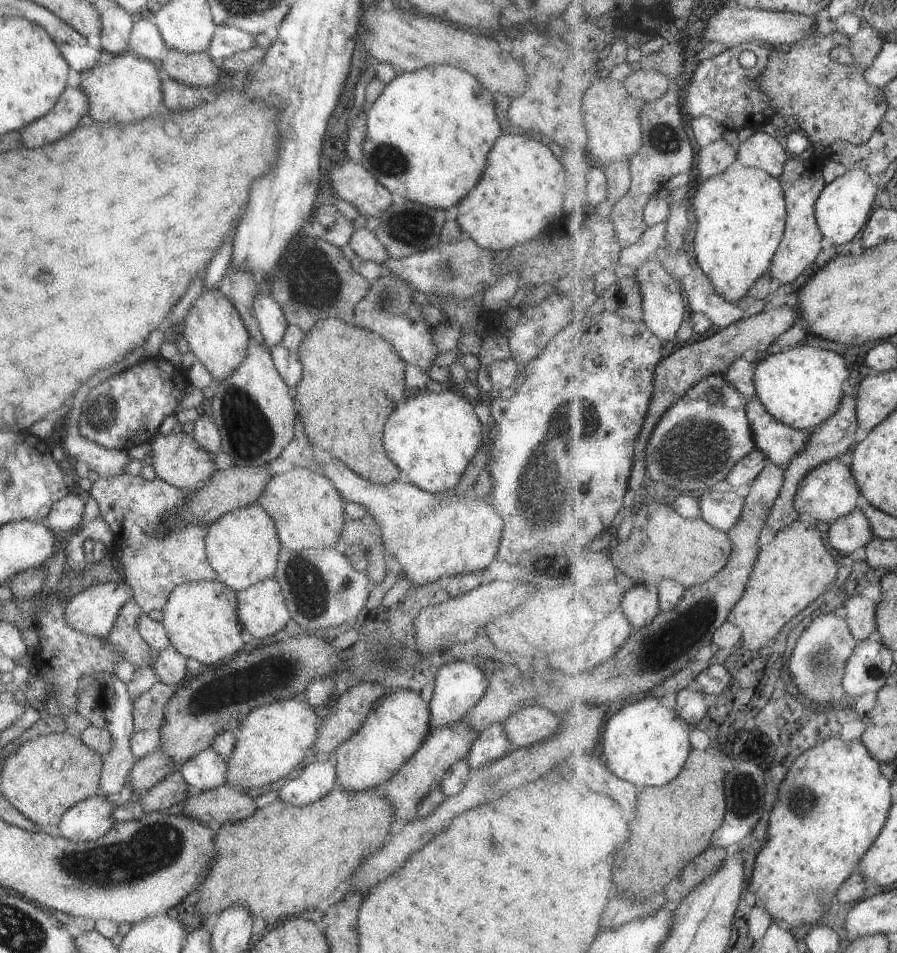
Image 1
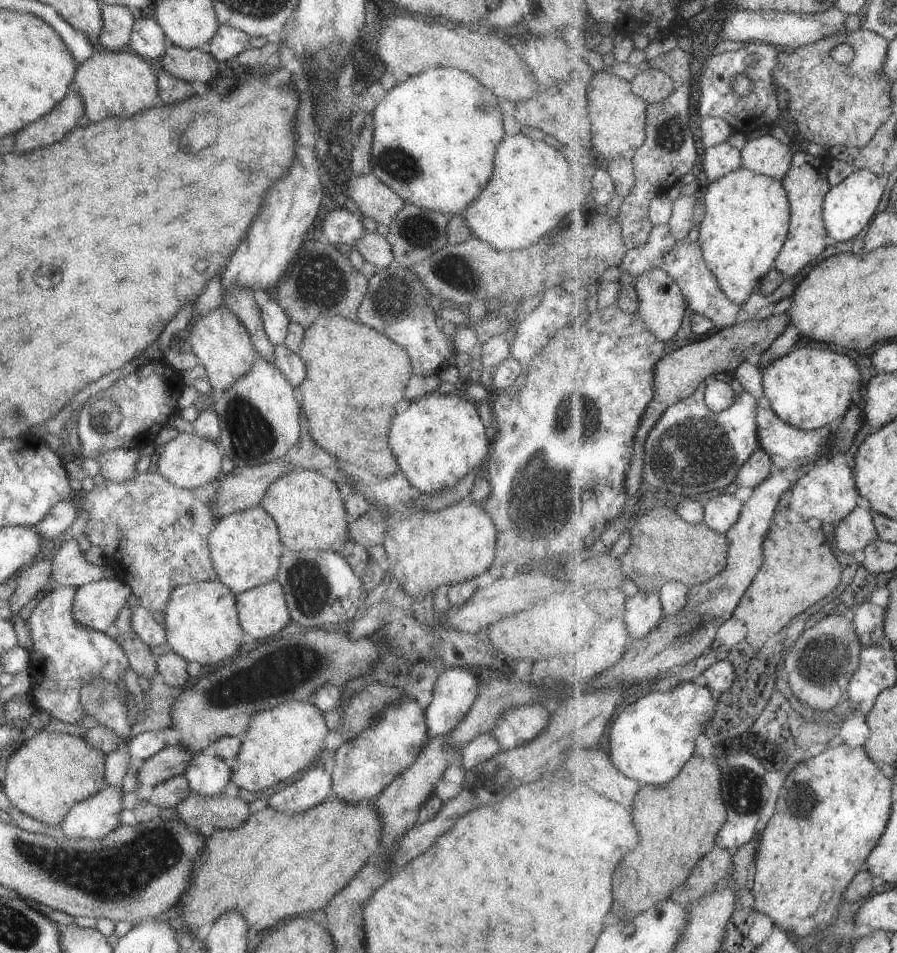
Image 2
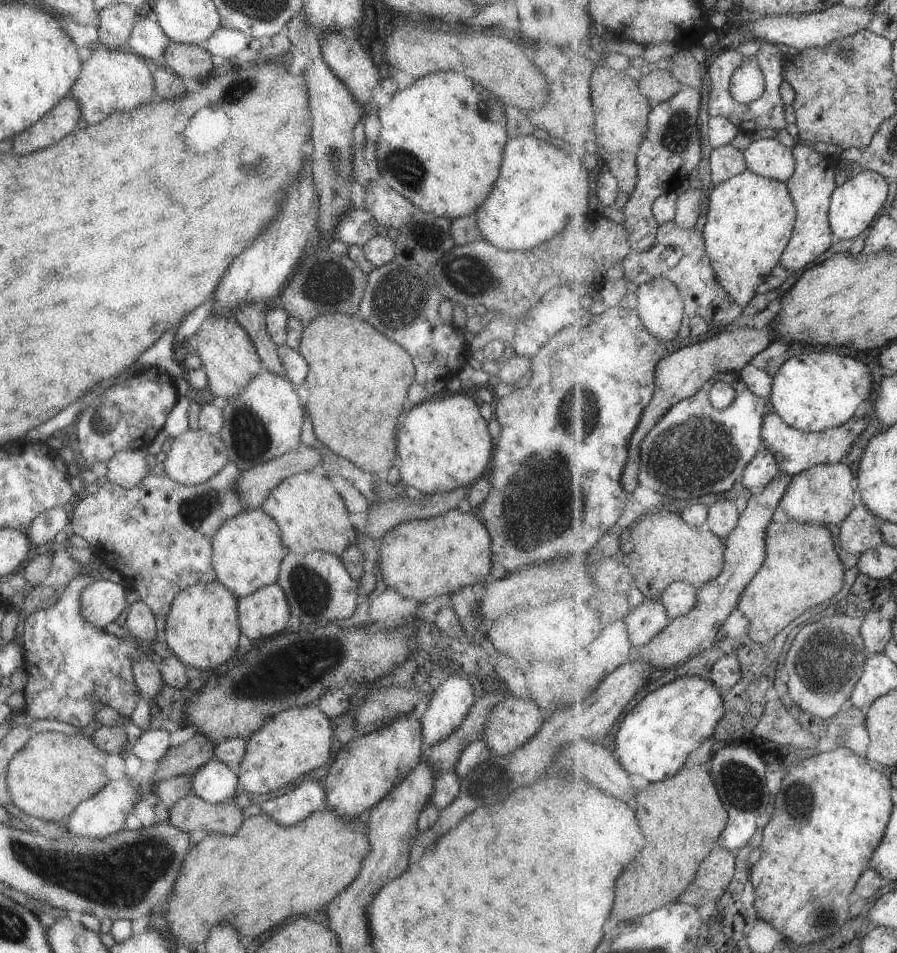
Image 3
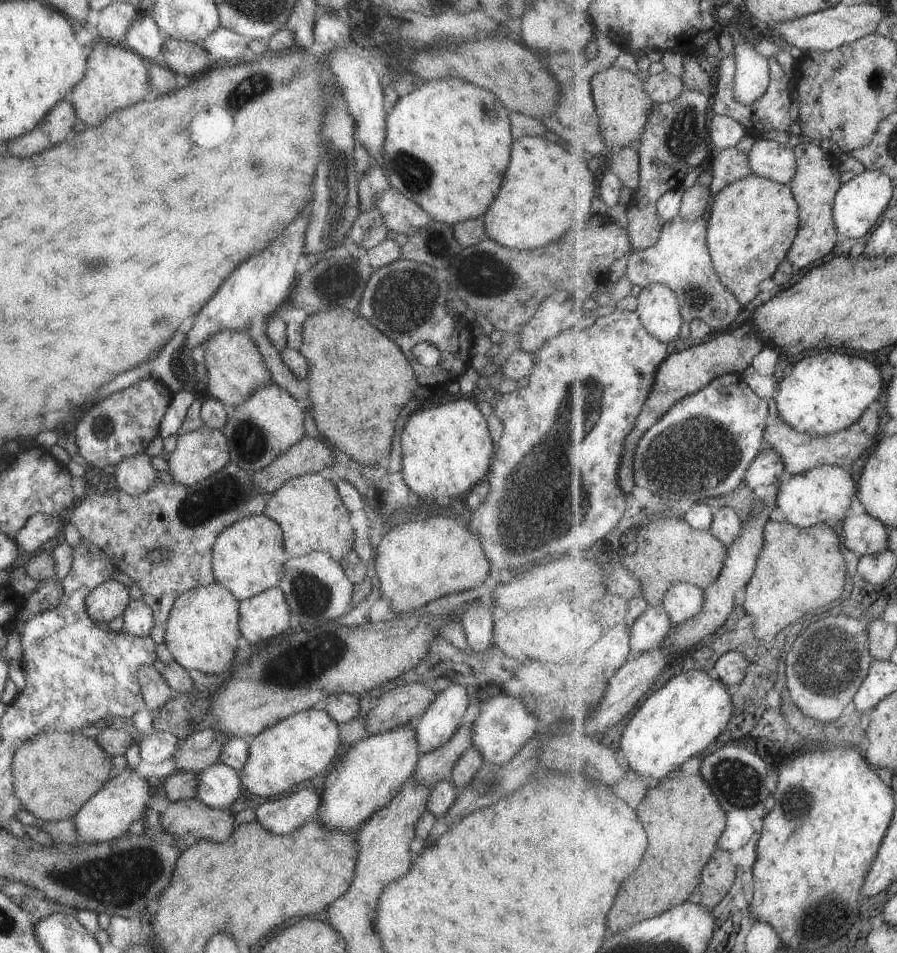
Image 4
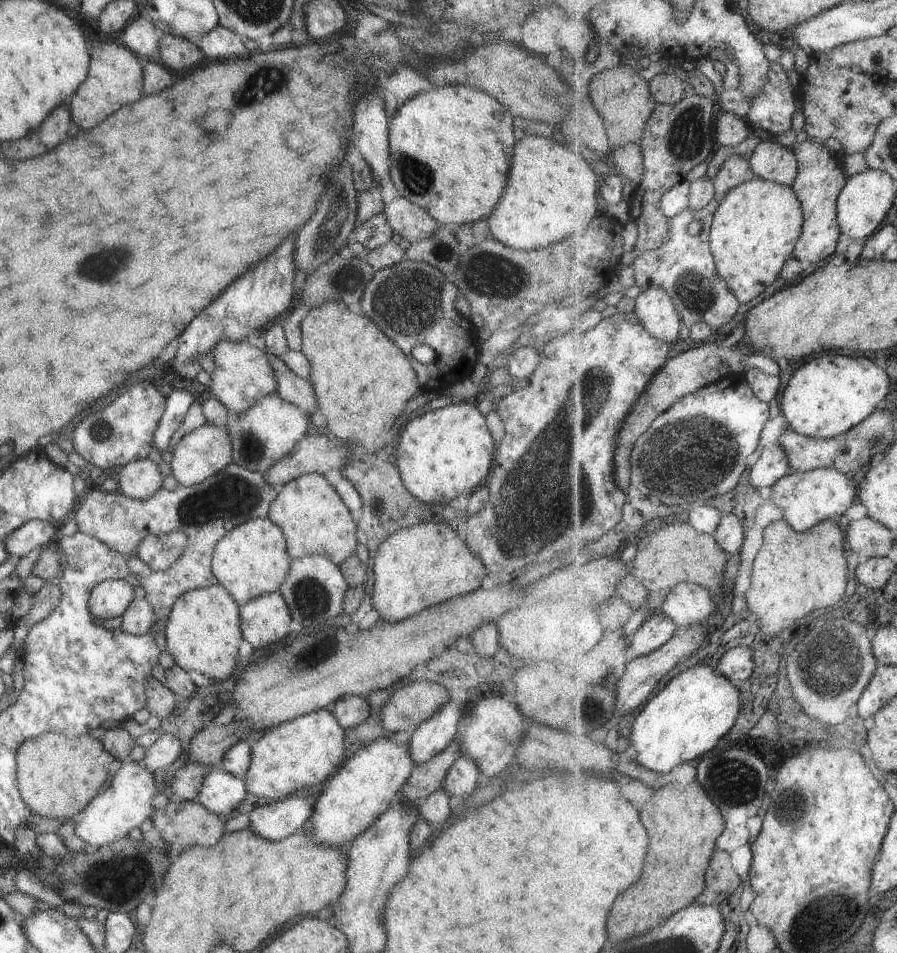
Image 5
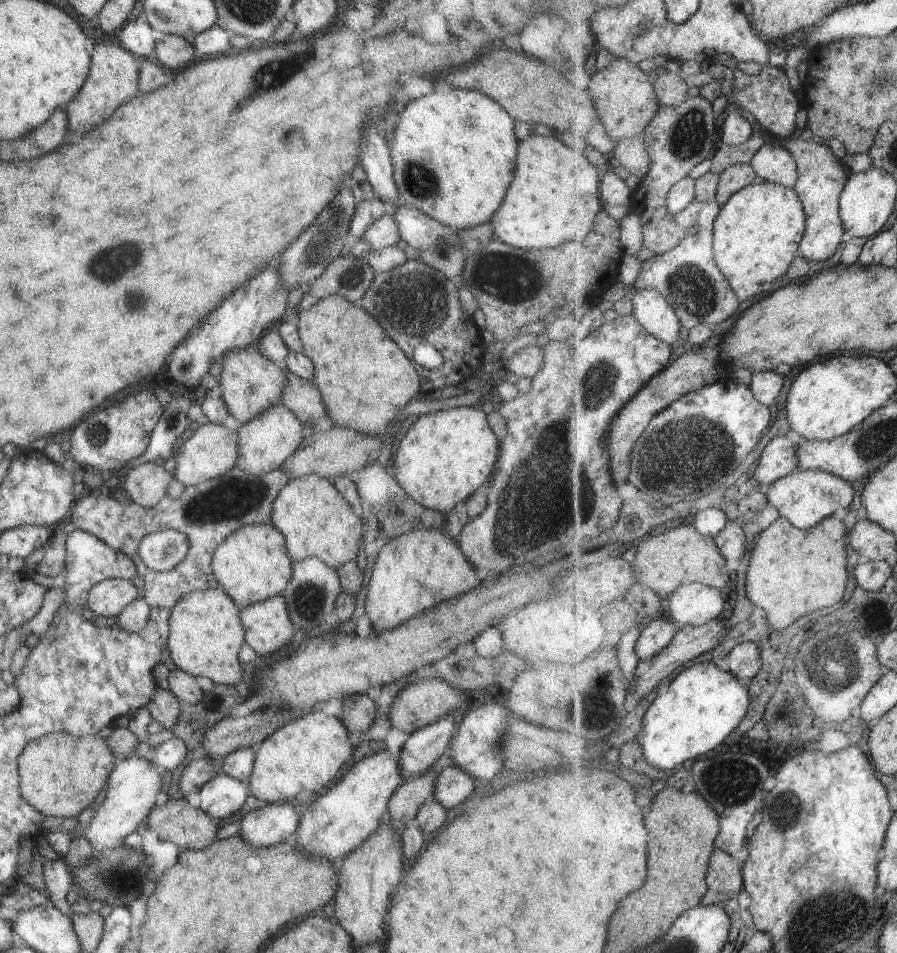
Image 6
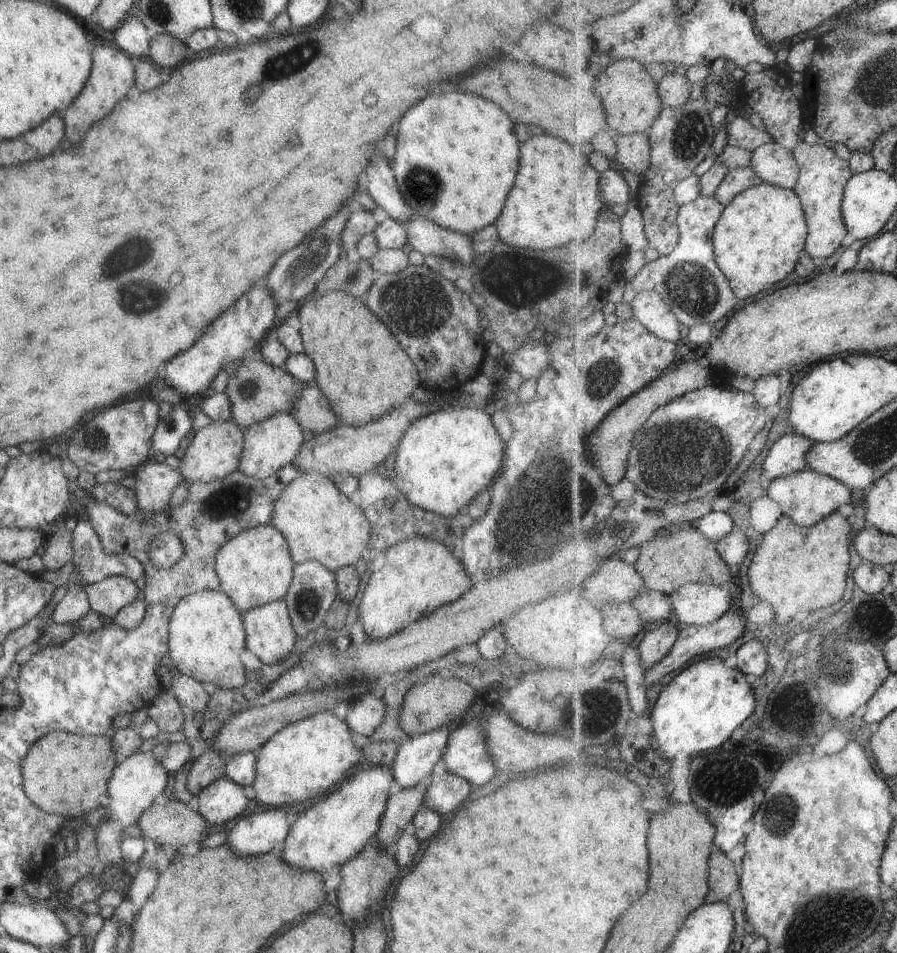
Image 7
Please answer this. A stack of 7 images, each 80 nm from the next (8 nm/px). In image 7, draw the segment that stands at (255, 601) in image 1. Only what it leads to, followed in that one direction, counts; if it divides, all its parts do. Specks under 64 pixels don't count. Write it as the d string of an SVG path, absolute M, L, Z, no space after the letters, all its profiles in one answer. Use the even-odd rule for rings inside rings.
M283 599L240 613L244 628L244 648L263 664L283 660L297 639Z

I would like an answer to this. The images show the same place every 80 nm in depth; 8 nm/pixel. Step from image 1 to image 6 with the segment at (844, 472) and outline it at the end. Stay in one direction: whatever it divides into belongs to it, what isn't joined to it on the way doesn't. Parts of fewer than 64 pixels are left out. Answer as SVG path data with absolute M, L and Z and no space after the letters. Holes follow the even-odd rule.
M801 468L776 480L765 495L767 502L776 508L780 516L787 517L795 527L805 530L832 517L839 508L849 508L855 500L855 490L847 479L825 471Z

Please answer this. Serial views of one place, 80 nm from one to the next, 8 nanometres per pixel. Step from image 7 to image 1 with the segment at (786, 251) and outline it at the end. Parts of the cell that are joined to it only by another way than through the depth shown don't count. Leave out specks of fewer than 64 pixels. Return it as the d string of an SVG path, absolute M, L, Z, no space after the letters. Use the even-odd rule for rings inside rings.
M737 162L723 174L699 182L692 202L693 220L696 222L693 248L700 265L716 289L728 301L739 304L750 294L756 282L770 272L773 257L784 239L788 206L781 181L764 170L746 167Z

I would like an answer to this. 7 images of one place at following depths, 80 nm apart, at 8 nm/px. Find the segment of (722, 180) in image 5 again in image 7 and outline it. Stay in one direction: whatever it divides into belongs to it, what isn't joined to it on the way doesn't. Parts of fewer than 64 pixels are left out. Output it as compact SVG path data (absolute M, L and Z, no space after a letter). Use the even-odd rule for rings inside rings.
M752 166L731 169L715 195L725 206L729 206L736 196L763 182L764 180L753 170Z

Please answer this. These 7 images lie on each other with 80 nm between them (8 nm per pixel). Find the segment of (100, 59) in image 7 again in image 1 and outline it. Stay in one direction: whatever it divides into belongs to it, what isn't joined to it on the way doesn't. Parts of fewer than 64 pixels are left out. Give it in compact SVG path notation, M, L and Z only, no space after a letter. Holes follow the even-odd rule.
M125 50L125 52L116 55L110 55L108 61L101 58L103 61L93 63L89 68L79 73L79 84L81 92L85 95L87 101L86 115L93 122L107 122L107 120L115 120L115 122L131 122L143 116L149 116L155 112L157 104L162 102L162 94L160 91L160 71L155 62L151 62L133 53Z

